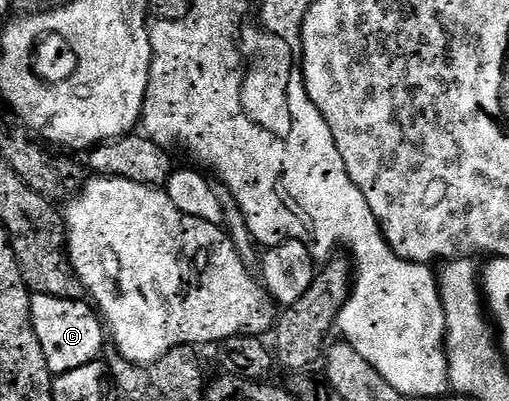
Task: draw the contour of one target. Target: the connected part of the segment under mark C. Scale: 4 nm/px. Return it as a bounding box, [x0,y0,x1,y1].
[31,294,107,376]

